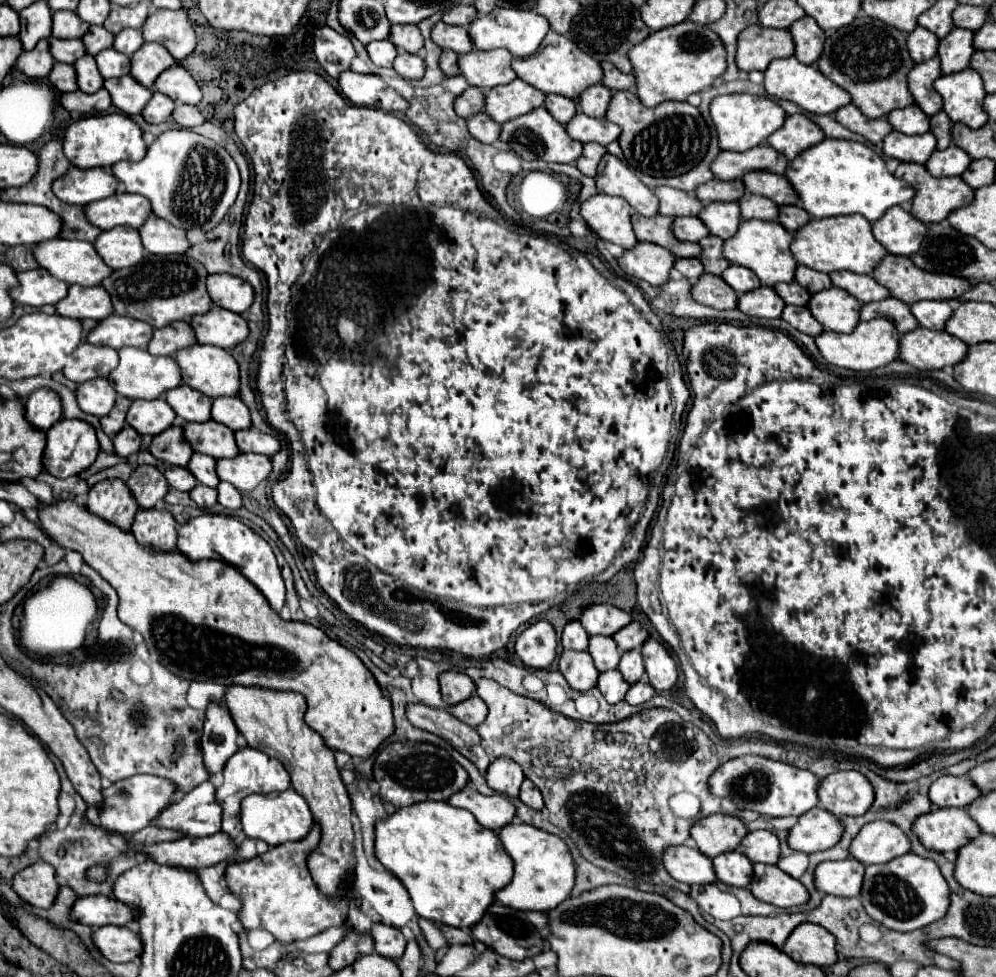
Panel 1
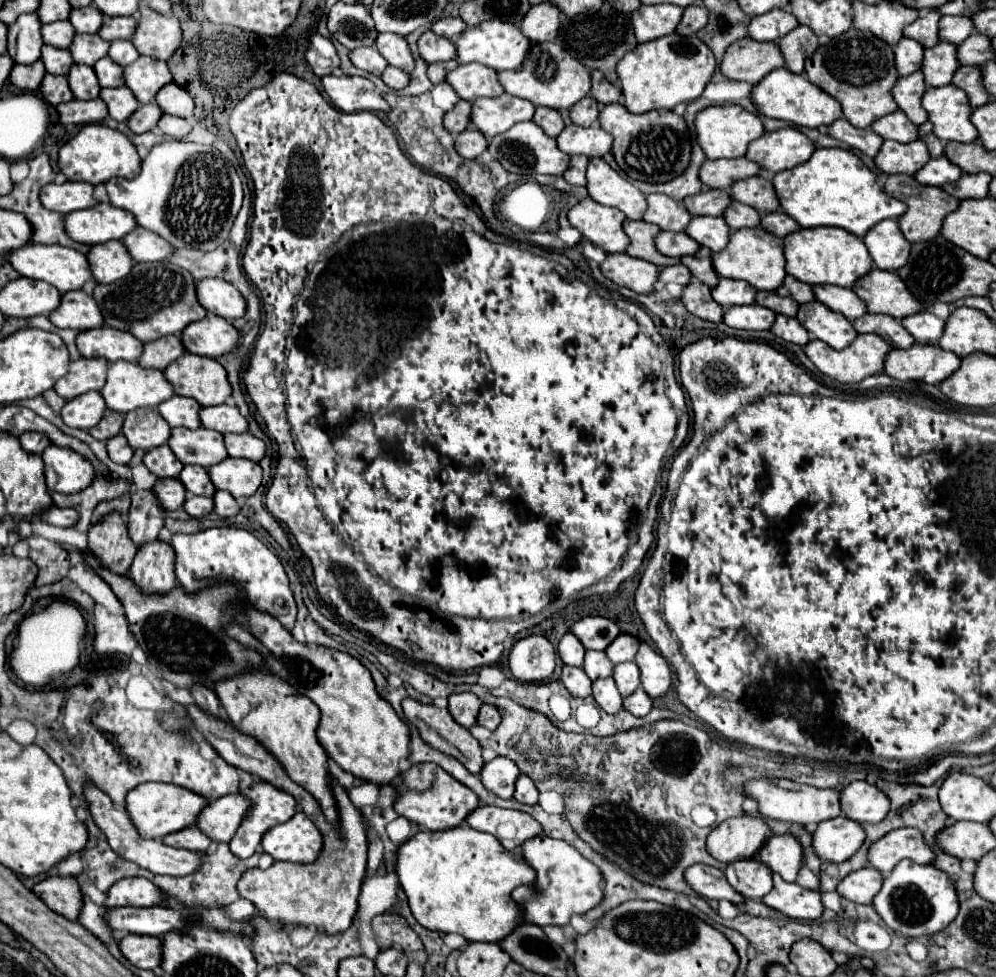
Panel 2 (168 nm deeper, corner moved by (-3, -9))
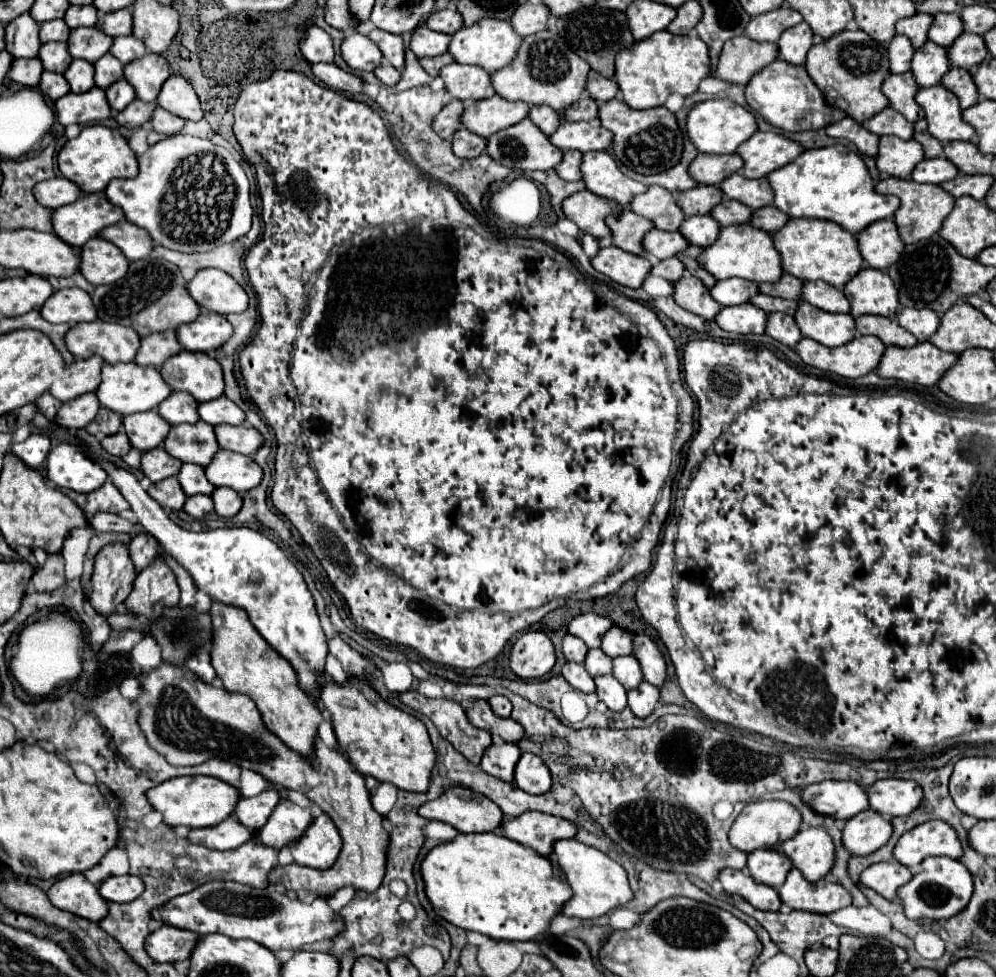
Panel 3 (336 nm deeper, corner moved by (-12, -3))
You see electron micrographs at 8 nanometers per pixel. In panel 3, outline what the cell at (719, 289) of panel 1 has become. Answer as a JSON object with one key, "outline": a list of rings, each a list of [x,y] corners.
{"outline":[[[685,273],[675,283],[673,297],[683,309],[693,311],[703,319],[715,319],[715,315],[721,311],[721,305],[715,299],[711,299],[711,293],[705,287],[705,283],[701,283],[701,279],[693,277],[691,273]]]}

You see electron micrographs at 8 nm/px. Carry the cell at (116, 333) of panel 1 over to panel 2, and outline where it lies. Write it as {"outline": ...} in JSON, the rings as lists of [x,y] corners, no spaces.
{"outline":[[[108,325],[80,331],[76,337],[76,347],[82,357],[104,357],[108,363],[114,361],[136,361],[144,349],[134,335],[112,329]]]}

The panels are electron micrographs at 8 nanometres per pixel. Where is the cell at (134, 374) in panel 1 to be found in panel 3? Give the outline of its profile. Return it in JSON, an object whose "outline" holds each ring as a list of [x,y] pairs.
{"outline":[[[115,363],[115,365],[105,365],[101,371],[101,385],[97,387],[97,397],[103,407],[109,407],[111,411],[119,415],[131,415],[137,411],[149,411],[157,409],[159,403],[171,395],[171,387],[165,383],[161,377],[159,369],[149,365],[137,365],[137,363]]]}

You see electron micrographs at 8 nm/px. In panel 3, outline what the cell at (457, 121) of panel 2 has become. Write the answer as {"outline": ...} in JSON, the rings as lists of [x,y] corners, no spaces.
{"outline":[[[453,99],[449,105],[441,109],[441,113],[435,117],[433,129],[443,137],[451,139],[453,133],[461,127],[461,113],[463,113],[463,103],[459,99]]]}

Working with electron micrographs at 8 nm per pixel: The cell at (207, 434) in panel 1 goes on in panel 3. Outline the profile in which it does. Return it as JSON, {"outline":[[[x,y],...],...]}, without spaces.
{"outline":[[[197,421],[197,423],[183,423],[183,425],[173,425],[165,443],[163,443],[165,451],[169,451],[169,455],[177,457],[183,463],[197,463],[207,467],[215,453],[219,451],[219,443],[217,443],[217,435],[215,435],[215,427],[205,423],[205,421]]]}

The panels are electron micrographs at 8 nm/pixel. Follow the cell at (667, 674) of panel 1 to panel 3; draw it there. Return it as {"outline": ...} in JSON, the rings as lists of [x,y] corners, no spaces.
{"outline":[[[635,635],[635,651],[633,655],[641,663],[645,681],[655,687],[663,687],[667,679],[667,663],[659,647],[647,635]]]}

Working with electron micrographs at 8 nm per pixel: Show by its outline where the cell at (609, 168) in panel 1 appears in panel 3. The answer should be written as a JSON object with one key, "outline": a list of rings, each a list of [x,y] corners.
{"outline":[[[589,151],[583,155],[583,181],[591,193],[599,197],[609,197],[629,207],[633,197],[647,191],[647,187],[627,175],[623,175],[615,159],[607,151]]]}

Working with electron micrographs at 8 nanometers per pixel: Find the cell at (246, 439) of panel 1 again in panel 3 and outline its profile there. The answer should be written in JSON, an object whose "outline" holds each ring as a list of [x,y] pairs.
{"outline":[[[217,425],[217,441],[221,449],[229,449],[243,455],[253,455],[259,447],[263,447],[263,435],[249,425]]]}

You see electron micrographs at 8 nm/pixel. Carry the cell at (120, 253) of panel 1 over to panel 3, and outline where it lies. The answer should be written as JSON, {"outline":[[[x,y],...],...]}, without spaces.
{"outline":[[[93,237],[85,247],[81,247],[81,273],[83,277],[97,285],[115,283],[129,269],[127,257],[107,239]]]}

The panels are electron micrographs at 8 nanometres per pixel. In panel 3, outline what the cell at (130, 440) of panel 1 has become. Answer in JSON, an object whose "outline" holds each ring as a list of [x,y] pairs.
{"outline":[[[115,433],[115,435],[109,435],[105,439],[101,439],[101,445],[111,453],[111,455],[117,455],[117,457],[123,457],[127,455],[133,447],[129,443],[129,437],[125,433]]]}

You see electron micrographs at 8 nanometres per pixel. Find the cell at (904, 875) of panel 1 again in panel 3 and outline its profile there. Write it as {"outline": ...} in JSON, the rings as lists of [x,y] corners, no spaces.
{"outline":[[[927,857],[921,861],[919,871],[909,883],[897,889],[903,913],[907,919],[949,919],[961,913],[973,893],[971,873],[955,859],[949,857]]]}

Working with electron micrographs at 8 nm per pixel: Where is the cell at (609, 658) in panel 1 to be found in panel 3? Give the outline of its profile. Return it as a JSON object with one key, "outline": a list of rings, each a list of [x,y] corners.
{"outline":[[[589,649],[589,655],[585,659],[585,667],[589,671],[591,677],[599,677],[599,675],[607,675],[613,669],[613,659],[609,655],[605,655],[601,649]]]}

